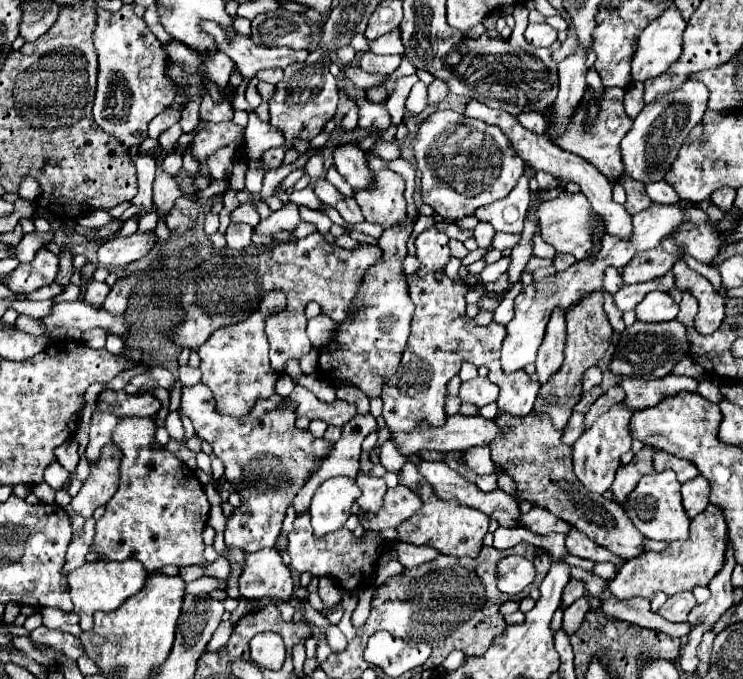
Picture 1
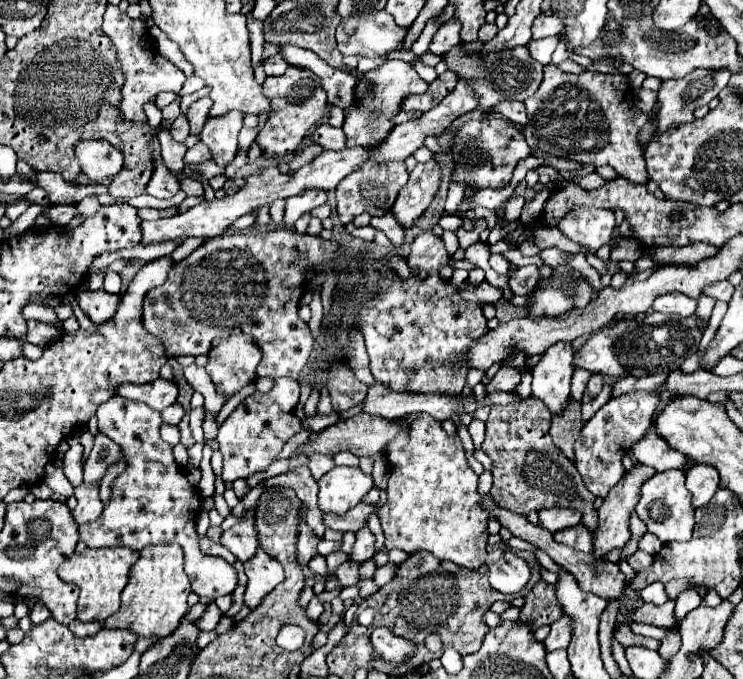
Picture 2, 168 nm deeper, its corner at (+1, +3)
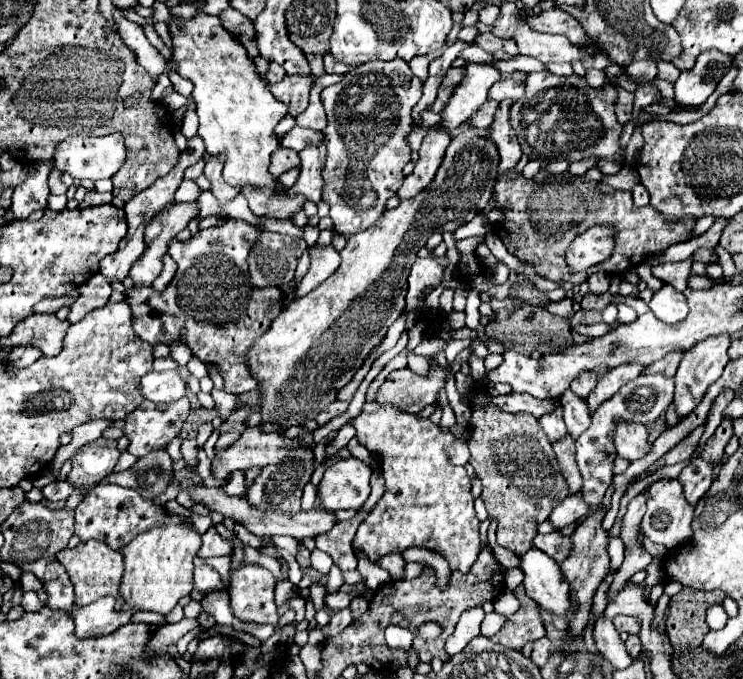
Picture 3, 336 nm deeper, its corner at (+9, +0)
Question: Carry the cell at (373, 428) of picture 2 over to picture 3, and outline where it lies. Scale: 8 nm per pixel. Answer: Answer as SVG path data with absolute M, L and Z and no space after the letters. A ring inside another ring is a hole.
M248 427L236 443L216 453L210 473L216 479L226 479L236 469L246 471L250 467L266 467L284 461L292 447L296 447L294 439L286 439L276 433L266 435L258 427Z

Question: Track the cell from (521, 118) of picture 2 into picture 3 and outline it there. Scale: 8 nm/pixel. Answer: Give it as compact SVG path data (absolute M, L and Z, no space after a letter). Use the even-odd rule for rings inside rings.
M488 99L488 101L470 117L472 127L476 127L476 129L486 129L486 127L492 123L492 119L494 119L496 109L498 109L498 103L492 101L492 99Z

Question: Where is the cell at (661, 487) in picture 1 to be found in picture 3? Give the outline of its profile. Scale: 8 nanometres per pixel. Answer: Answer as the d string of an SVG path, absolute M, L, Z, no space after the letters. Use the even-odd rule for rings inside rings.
M660 479L650 485L648 491L648 511L642 519L642 531L648 539L654 543L662 543L668 549L676 549L692 539L692 519L694 519L694 507L688 505L684 497L684 489L676 479Z

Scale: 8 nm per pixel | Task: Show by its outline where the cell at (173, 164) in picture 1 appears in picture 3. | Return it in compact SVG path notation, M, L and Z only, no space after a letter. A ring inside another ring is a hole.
M188 97L186 109L188 109L188 113L184 115L182 133L186 135L186 139L192 139L192 137L196 135L196 131L198 131L198 117L196 117L196 111L194 111L194 101L192 101L192 97Z

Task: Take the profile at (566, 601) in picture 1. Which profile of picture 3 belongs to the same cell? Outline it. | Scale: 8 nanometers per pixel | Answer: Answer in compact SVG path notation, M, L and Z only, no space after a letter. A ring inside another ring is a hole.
M518 585L514 595L520 601L520 609L514 615L506 617L502 629L494 637L490 637L490 641L520 651L528 641L544 637L544 625L540 619L538 605L526 595L524 585Z

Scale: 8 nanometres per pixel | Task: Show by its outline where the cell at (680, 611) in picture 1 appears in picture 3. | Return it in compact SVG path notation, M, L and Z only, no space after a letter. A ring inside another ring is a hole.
M618 615L618 617L614 617L614 625L616 625L618 633L638 633L640 631L640 623L636 617Z

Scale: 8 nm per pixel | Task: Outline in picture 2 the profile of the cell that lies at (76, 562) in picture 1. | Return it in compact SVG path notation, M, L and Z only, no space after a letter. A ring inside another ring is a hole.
M80 486L74 496L78 498L78 506L74 508L74 520L78 526L82 524L88 524L88 522L94 522L96 518L100 518L102 514L102 508L104 504L100 502L100 496L98 496L98 486Z

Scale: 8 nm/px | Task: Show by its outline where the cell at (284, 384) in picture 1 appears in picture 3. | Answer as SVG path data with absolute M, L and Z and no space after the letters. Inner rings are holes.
M215 388L211 391L211 395L222 420L226 420L232 414L230 411L235 406L238 396Z

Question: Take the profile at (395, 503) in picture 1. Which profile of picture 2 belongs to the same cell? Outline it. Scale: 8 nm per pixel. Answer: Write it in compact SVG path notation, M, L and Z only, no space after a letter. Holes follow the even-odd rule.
M360 502L356 508L348 510L348 514L344 516L336 516L336 514L324 514L324 524L332 530L340 530L340 532L358 532L360 528L364 528L368 524L370 514L376 510L376 504L364 504Z

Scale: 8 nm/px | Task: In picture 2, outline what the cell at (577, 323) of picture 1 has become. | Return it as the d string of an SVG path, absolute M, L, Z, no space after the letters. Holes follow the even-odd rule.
M570 400L570 404L566 406L564 414L560 414L560 418L552 418L552 426L550 426L550 436L554 440L554 444L570 458L574 460L574 440L578 438L580 430L582 430L582 418L580 418L580 406L582 402Z

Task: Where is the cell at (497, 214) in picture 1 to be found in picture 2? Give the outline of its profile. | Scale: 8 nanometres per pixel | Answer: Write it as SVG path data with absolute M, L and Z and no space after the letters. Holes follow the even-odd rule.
M446 214L446 216L442 216L440 218L440 222L438 222L444 230L450 230L450 232L454 232L454 230L458 230L460 226L462 226L462 216L452 216L452 214Z

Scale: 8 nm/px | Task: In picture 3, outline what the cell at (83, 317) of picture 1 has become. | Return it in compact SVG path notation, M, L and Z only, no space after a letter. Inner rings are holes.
M228 219L220 227L204 229L196 233L190 241L182 243L178 239L172 239L168 245L168 251L172 259L178 263L178 271L172 279L172 283L166 287L166 291L154 291L152 287L140 287L140 289L128 289L126 299L128 305L132 305L132 329L140 339L146 343L174 343L180 339L180 331L184 333L184 341L192 349L194 357L198 357L202 363L214 363L224 371L224 391L226 393L246 393L256 389L256 381L246 365L246 349L254 343L256 337L260 337L272 323L274 315L278 315L284 307L282 291L268 287L268 289L254 289L250 285L248 277L248 253L254 245L254 239L258 237L258 229L242 219Z

